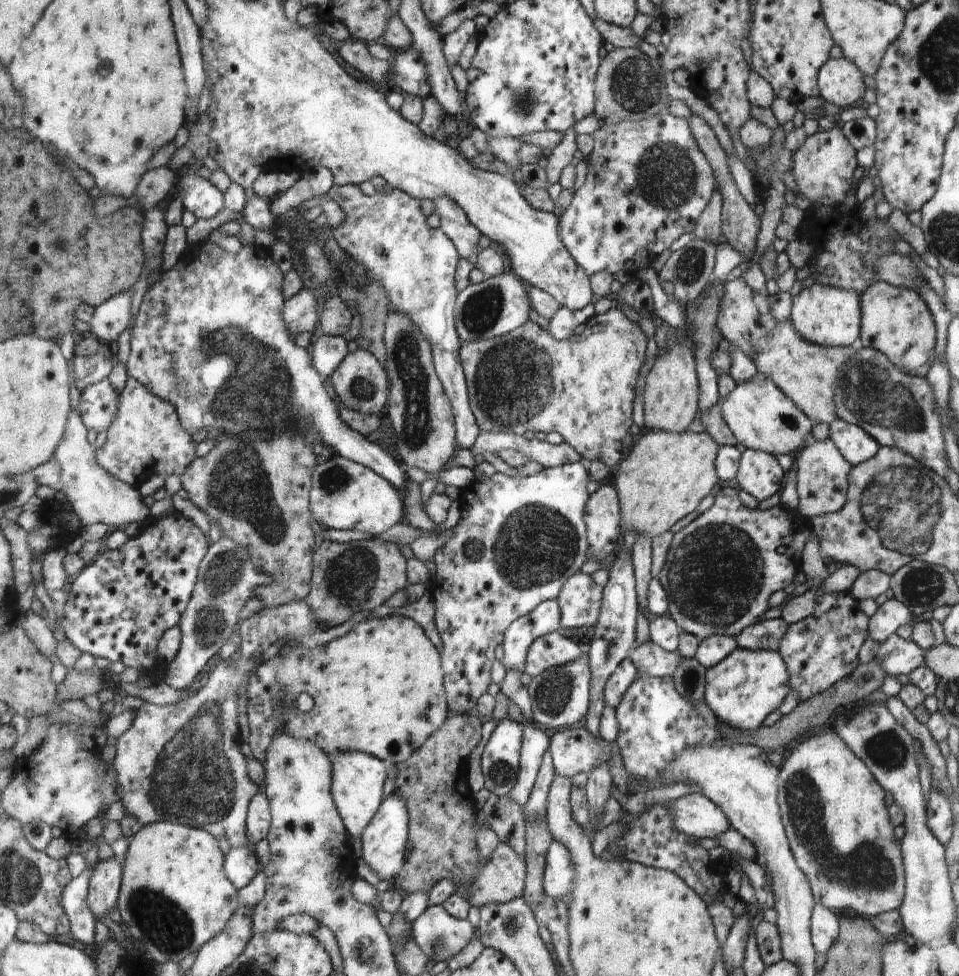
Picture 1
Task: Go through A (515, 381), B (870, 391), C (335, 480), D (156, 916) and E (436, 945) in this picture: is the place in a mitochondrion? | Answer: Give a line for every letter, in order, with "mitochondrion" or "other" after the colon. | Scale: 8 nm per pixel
A: mitochondrion
B: mitochondrion
C: mitochondrion
D: mitochondrion
E: mitochondrion

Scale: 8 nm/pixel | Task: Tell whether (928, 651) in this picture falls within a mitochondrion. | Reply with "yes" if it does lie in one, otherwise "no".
no

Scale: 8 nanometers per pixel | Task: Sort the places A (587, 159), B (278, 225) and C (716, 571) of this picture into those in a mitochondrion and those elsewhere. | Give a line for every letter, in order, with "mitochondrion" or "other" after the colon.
A: other
B: other
C: mitochondrion

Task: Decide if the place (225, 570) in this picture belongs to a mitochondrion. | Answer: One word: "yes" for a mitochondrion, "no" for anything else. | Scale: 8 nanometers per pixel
yes

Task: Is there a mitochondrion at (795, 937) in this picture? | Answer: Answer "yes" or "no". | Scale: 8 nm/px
no

